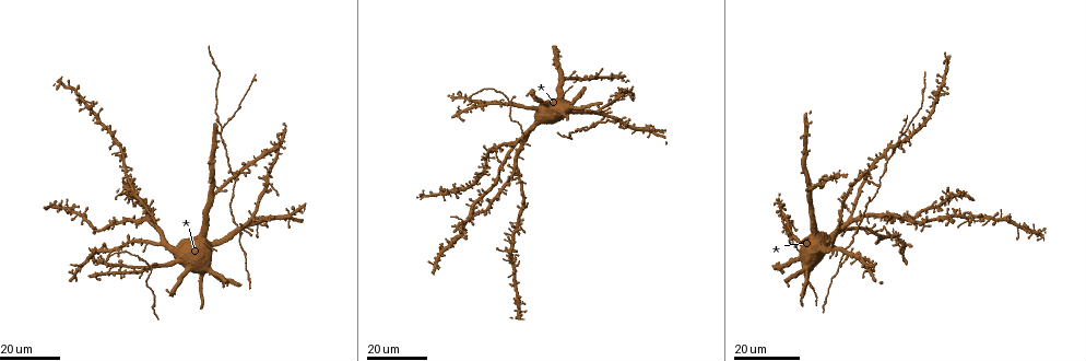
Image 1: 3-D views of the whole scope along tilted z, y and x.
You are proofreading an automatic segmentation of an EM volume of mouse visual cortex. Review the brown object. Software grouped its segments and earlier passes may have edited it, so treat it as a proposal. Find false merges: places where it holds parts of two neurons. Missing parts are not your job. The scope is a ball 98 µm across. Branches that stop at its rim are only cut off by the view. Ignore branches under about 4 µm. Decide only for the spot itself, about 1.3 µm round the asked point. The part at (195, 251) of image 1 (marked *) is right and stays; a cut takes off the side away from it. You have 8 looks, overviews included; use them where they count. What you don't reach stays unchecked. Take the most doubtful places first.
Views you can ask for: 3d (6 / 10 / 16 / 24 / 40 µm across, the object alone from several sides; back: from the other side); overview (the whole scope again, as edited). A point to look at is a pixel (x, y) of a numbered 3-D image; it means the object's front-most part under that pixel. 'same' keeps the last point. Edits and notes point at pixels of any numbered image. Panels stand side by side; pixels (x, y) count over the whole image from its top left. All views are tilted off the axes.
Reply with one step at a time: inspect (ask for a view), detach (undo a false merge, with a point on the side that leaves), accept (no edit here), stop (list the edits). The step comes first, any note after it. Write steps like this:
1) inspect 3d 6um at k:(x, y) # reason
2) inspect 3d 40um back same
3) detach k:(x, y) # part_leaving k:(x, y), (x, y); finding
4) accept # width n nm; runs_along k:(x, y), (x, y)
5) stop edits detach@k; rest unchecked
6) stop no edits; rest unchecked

inspect 3d 24um at 1:(967, 221) # small branch off a trunk

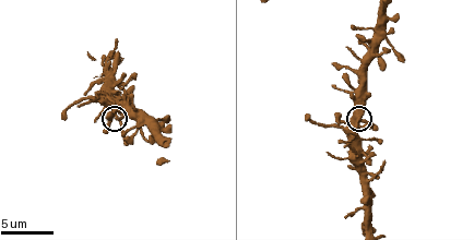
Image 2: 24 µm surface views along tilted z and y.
inspect 3d 6um at 2:(357, 120)

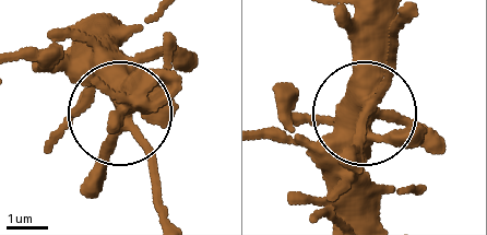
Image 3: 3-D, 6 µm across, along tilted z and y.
inspect 3d 6um back at 3:(365, 104)

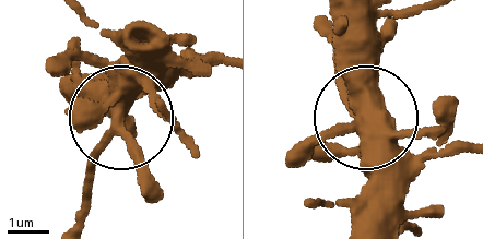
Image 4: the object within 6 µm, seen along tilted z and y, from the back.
accept # width 410 nm; runs_along 4:(66, 93), (116, 117), (93, 152), (84, 214); all the same neuron

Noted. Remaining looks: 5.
inspect 3d 24um at 1:(512, 101) # a fork

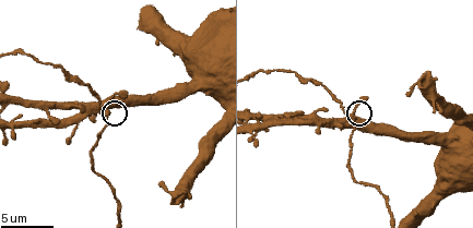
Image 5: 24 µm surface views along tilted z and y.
inspect 3d 6um at 5:(106, 114)

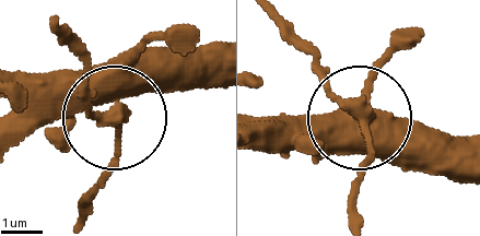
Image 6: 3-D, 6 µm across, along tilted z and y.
accept # width 270 nm; all the same neuron

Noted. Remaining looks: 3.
inspect 3d 16um at 1:(258, 226)

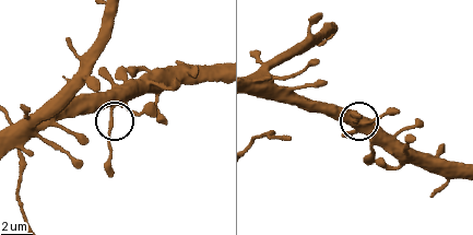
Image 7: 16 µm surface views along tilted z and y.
inspect 3d 10um at 7:(112, 110)

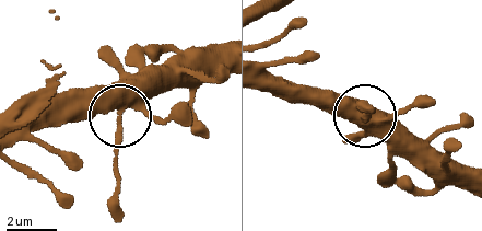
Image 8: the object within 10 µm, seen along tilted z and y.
inspect 3d 10um back at 8:(121, 116)

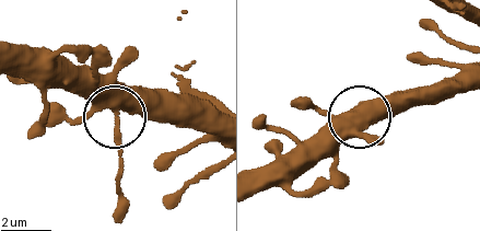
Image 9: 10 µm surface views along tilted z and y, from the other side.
accept # all the same neuron

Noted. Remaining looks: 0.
stop no edits; rest unchecked

